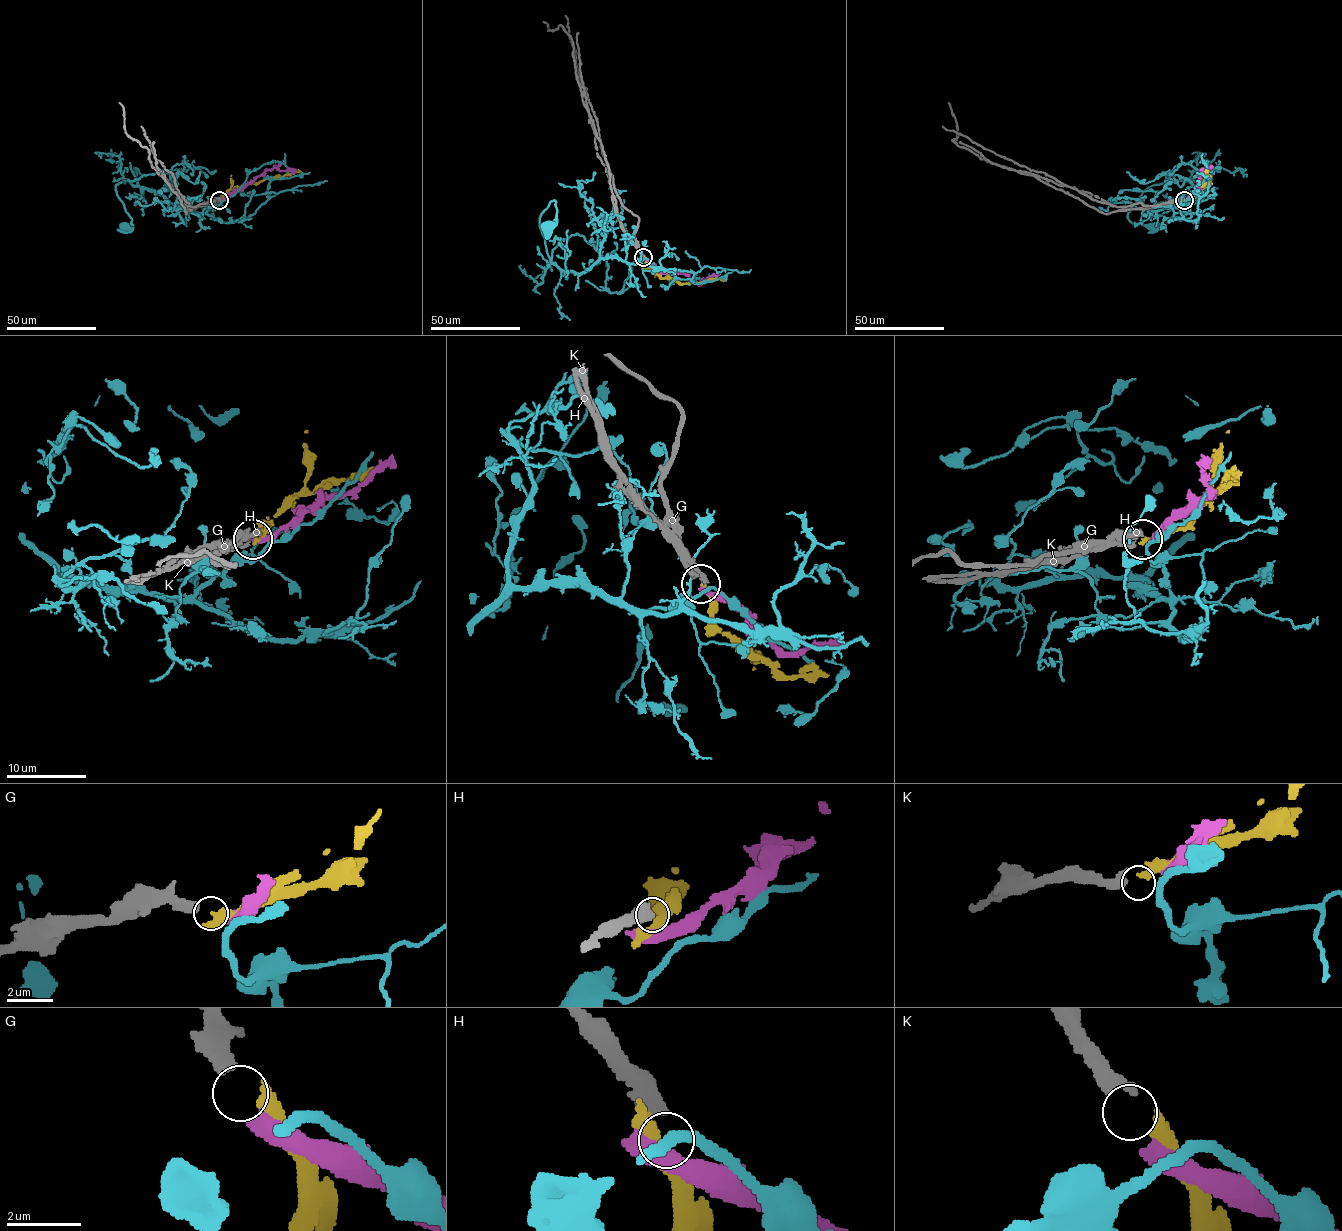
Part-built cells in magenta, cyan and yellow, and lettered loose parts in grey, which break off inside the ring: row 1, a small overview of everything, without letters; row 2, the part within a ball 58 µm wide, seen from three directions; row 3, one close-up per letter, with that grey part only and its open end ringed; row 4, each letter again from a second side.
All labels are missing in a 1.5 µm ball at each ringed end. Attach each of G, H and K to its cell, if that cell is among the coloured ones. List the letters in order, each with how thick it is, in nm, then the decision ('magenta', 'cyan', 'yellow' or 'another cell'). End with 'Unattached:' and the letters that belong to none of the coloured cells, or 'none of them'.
G: calibre 320 nm; magenta
H: calibre 550 nm; another cell
K: calibre 340 nm; yellow
Unattached: H

